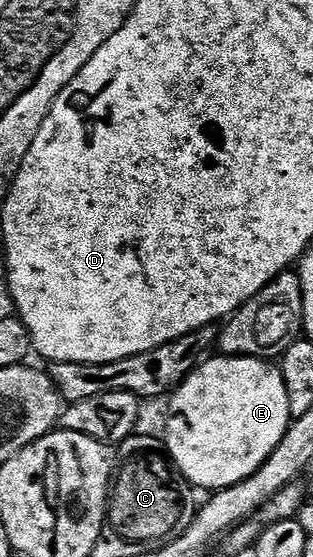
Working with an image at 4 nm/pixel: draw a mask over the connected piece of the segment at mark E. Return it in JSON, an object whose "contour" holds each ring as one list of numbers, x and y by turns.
{"contour":[[213,355,202,360,173,390,169,397,167,431,163,440,169,451,169,460,176,465,190,485,198,490,216,491,250,477,269,458,271,451,279,447,290,424,287,387,276,364,259,357]]}

